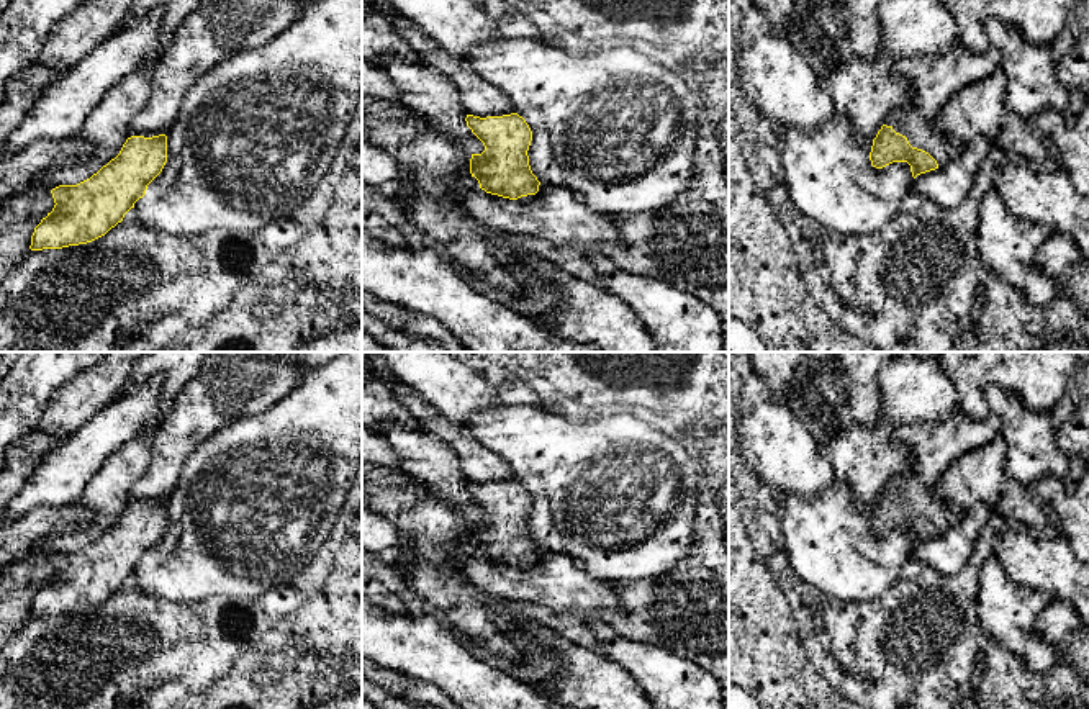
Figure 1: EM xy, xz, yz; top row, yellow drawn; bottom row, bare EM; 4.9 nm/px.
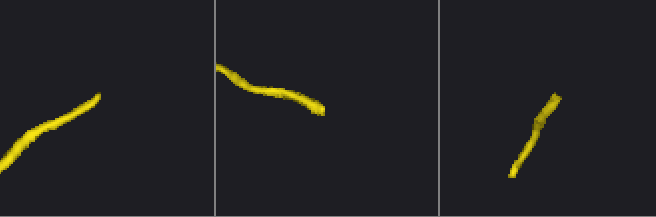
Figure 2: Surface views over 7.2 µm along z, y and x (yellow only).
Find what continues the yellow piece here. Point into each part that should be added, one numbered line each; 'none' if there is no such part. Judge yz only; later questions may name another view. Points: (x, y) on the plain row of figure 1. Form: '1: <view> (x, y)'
1: yz (924, 501)

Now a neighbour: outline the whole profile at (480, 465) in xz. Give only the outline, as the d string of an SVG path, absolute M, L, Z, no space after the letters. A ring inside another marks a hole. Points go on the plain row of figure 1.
M398 380L391 390L422 431L445 442L457 454L468 481L486 485L514 480L509 465L481 445L468 426L447 419Z

